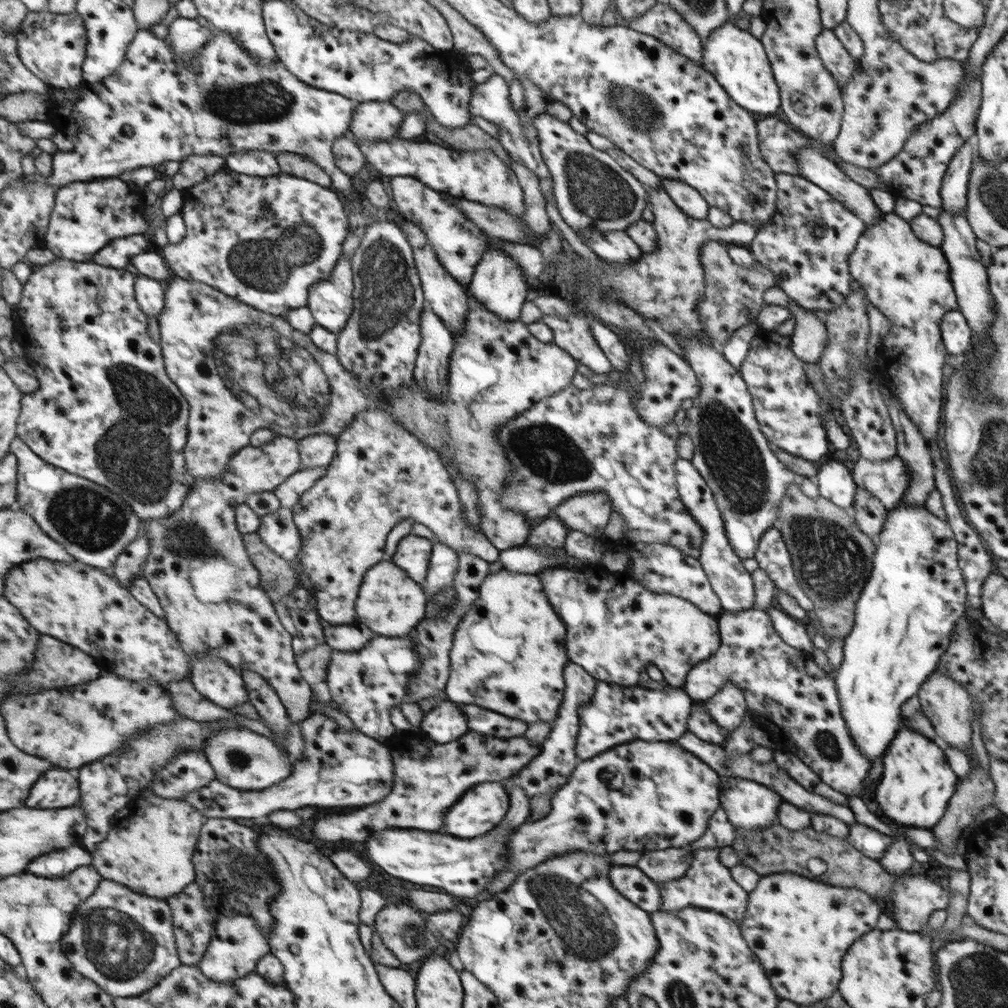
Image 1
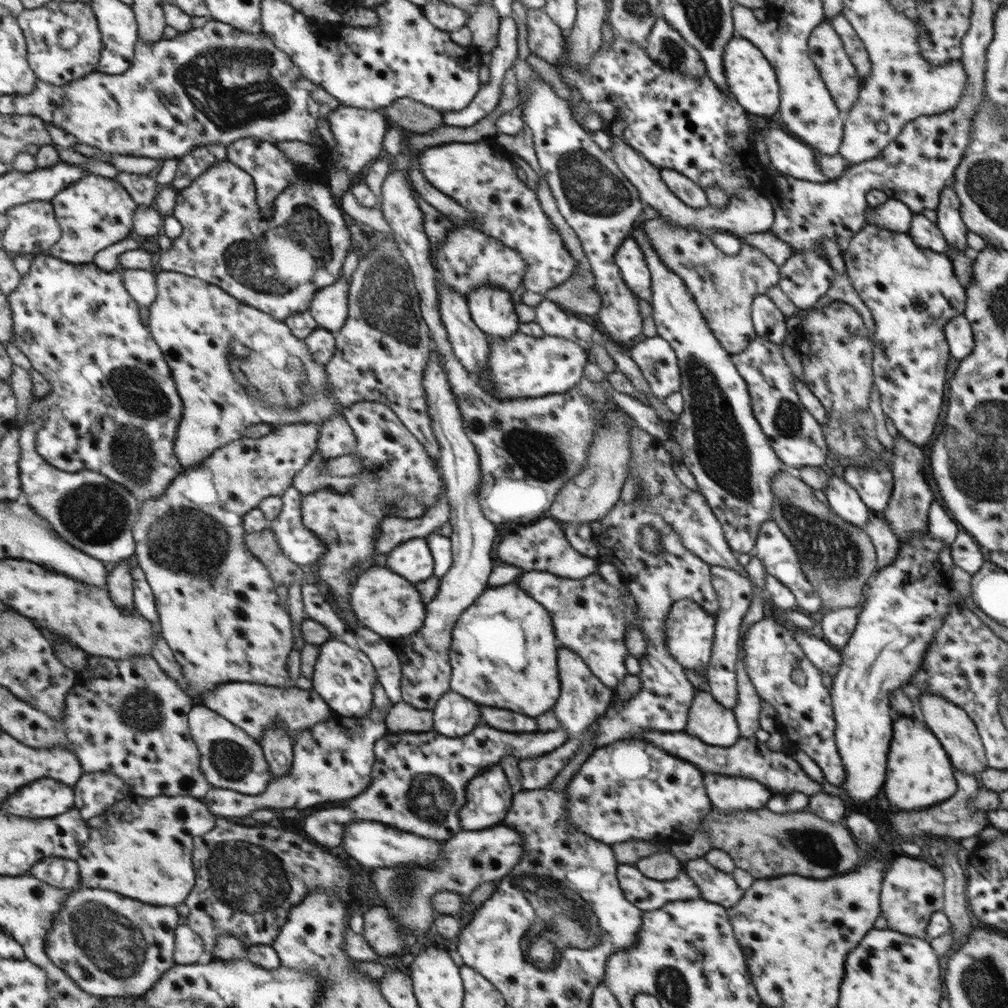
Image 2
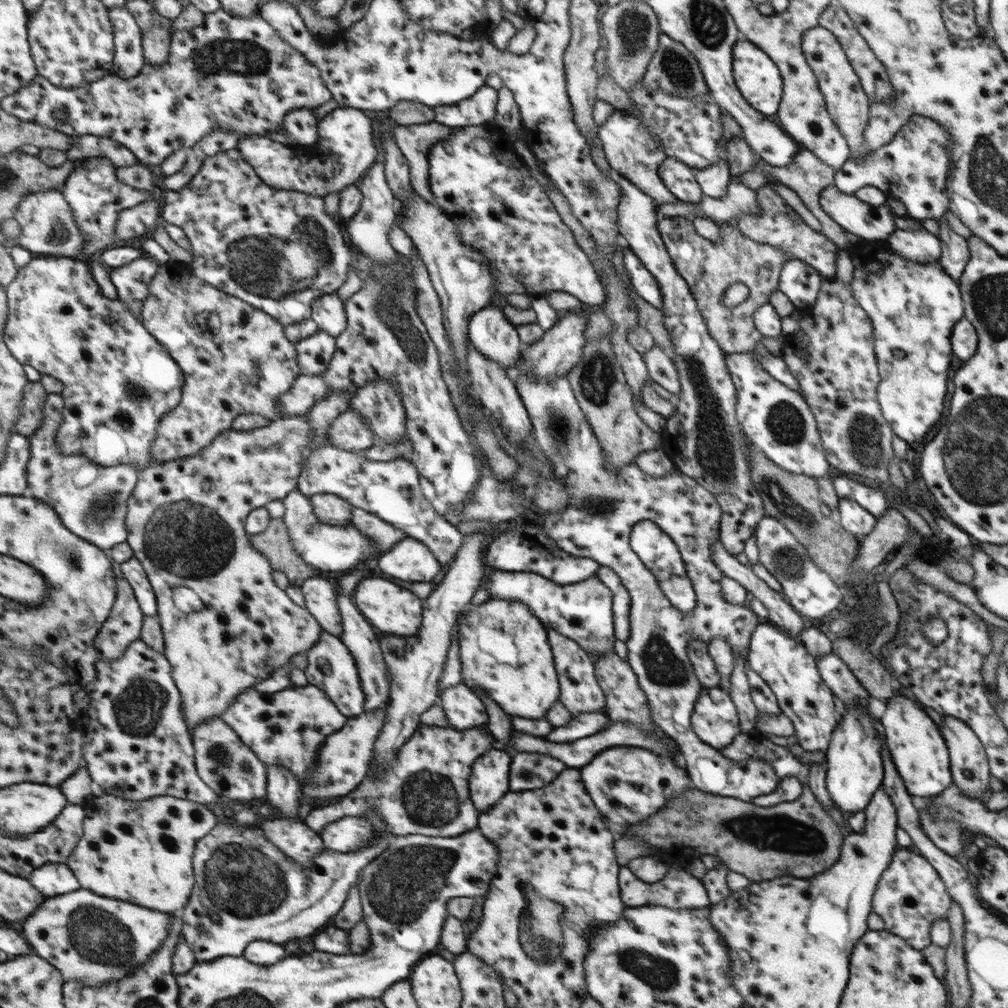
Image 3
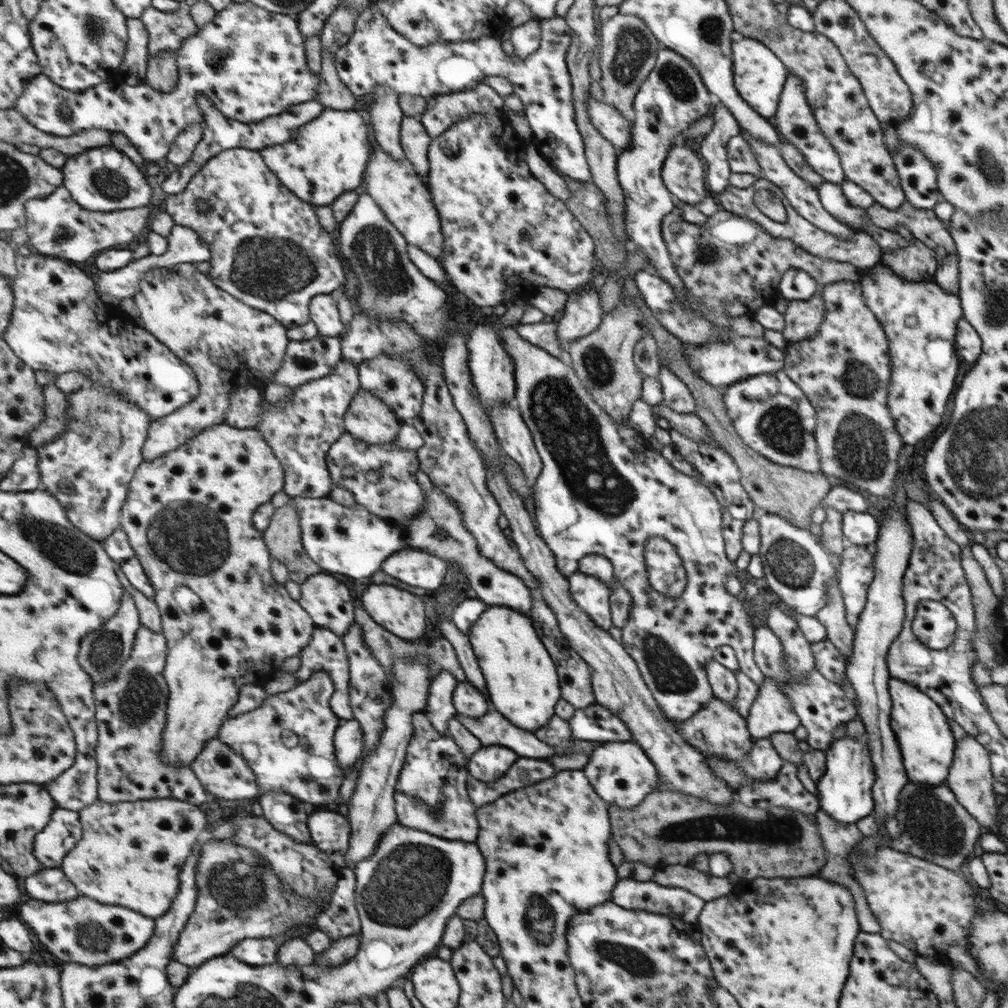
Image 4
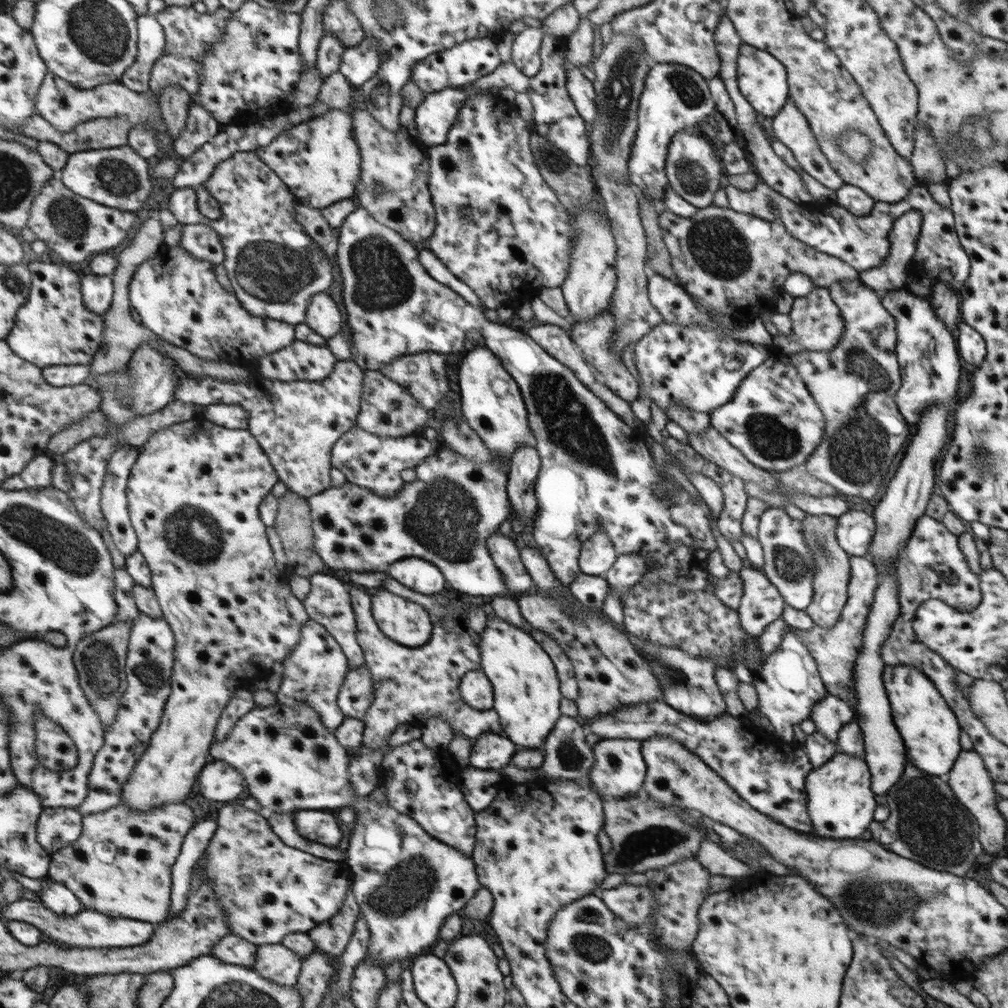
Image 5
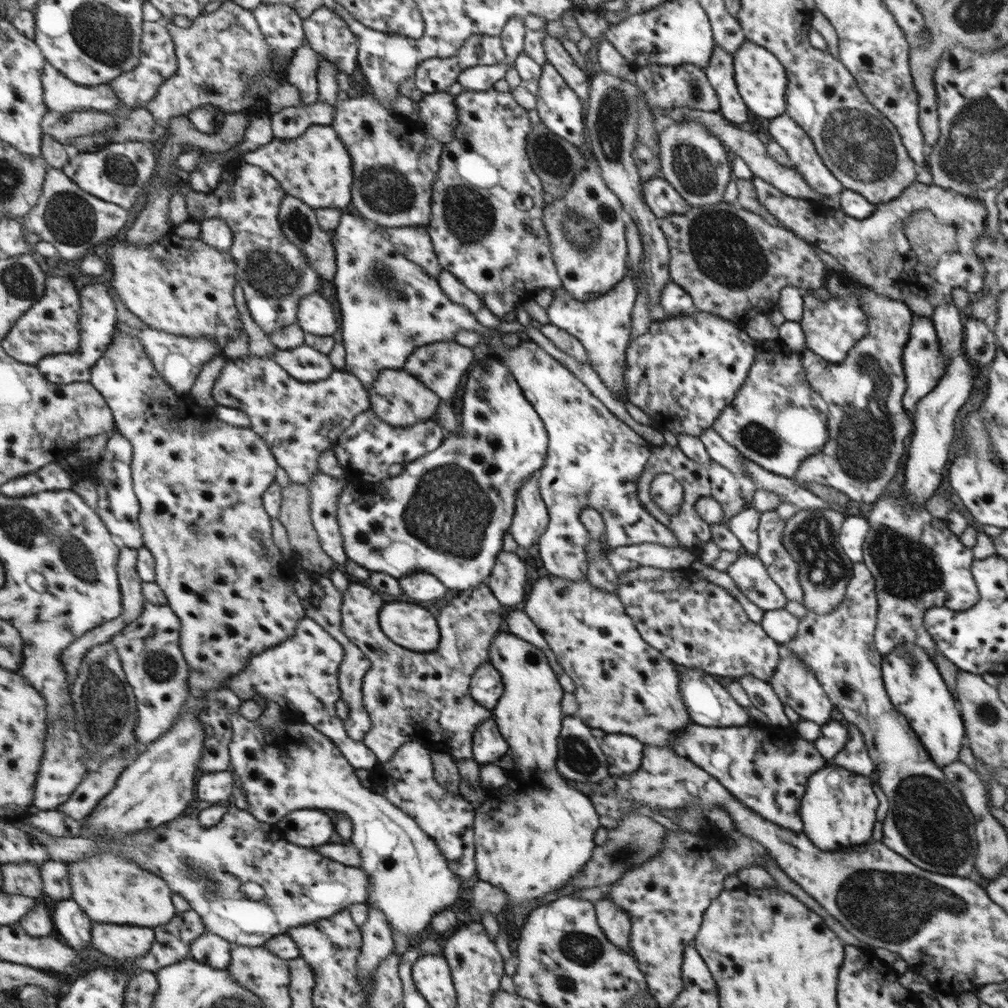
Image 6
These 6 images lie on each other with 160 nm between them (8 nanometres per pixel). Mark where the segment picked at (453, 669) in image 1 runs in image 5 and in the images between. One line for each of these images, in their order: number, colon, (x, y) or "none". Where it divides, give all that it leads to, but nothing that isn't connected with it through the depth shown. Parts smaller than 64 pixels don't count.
2: (502, 650)
3: (503, 649)
4: (520, 677)
5: (527, 701)

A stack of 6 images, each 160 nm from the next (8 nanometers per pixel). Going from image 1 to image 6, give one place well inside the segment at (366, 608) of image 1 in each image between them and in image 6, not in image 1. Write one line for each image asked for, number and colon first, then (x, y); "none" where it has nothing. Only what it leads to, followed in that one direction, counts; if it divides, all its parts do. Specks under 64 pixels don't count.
2: (384, 601)
3: (391, 609)
4: (399, 612)
5: (404, 622)
6: (412, 627)

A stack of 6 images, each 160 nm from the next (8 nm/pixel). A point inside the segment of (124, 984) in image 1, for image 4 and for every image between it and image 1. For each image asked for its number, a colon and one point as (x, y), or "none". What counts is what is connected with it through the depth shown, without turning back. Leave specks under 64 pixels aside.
2: (113, 946)
3: (90, 938)
4: (83, 931)

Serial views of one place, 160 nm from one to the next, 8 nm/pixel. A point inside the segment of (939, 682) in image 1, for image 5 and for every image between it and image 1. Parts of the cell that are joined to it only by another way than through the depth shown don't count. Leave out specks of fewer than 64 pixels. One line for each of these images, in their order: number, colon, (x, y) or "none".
2: (950, 723)
3: (968, 763)
4: (969, 779)
5: (968, 779)

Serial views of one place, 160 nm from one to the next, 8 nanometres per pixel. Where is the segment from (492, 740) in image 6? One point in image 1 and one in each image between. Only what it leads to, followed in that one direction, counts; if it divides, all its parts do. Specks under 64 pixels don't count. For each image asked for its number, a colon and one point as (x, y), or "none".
1: (478, 810)
2: (489, 795)
3: (489, 781)
4: (488, 763)
5: (490, 751)

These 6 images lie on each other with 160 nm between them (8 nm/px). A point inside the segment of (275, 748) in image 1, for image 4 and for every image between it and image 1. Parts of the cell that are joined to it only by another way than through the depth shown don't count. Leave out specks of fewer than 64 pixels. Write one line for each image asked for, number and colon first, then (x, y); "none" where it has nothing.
2: (231, 758)
3: (227, 765)
4: (225, 773)

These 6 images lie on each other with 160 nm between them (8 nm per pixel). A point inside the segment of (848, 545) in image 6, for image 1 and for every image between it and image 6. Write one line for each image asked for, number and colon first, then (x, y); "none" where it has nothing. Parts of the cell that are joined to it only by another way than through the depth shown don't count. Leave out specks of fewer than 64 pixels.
1: (833, 480)
2: (842, 499)
3: (852, 518)
4: (860, 529)
5: (855, 530)

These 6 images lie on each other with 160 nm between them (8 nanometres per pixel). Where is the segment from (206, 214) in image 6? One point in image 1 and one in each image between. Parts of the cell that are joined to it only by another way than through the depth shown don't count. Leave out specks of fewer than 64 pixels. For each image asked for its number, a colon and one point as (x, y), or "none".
1: (266, 241)
2: (277, 264)
3: (279, 250)
4: (268, 248)
5: (268, 262)

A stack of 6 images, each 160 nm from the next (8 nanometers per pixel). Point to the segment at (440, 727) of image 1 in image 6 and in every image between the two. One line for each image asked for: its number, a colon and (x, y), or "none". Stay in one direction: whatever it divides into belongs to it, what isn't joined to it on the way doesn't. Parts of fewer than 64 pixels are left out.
2: (453, 716)
3: (463, 709)
4: (467, 701)
5: (474, 688)
6: (486, 687)

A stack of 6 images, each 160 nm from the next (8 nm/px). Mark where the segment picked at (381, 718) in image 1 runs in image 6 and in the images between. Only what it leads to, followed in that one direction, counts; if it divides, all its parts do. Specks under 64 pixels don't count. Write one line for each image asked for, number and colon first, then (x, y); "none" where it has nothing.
2: (344, 677)
3: (332, 667)
4: (327, 652)
5: (315, 671)
6: (302, 674)

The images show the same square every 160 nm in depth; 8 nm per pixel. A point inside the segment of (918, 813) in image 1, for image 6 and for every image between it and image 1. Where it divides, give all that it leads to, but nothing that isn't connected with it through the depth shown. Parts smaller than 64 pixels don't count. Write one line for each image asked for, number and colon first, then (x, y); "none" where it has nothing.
2: (919, 775)
3: (917, 749)
4: (925, 741)
5: (927, 726)
6: (910, 680)

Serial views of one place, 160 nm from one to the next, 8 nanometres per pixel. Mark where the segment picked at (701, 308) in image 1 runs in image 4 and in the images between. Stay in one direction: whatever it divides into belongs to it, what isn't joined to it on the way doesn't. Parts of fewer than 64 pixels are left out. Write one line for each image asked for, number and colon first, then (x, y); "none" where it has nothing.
2: (723, 286)
3: (708, 268)
4: (729, 264)

